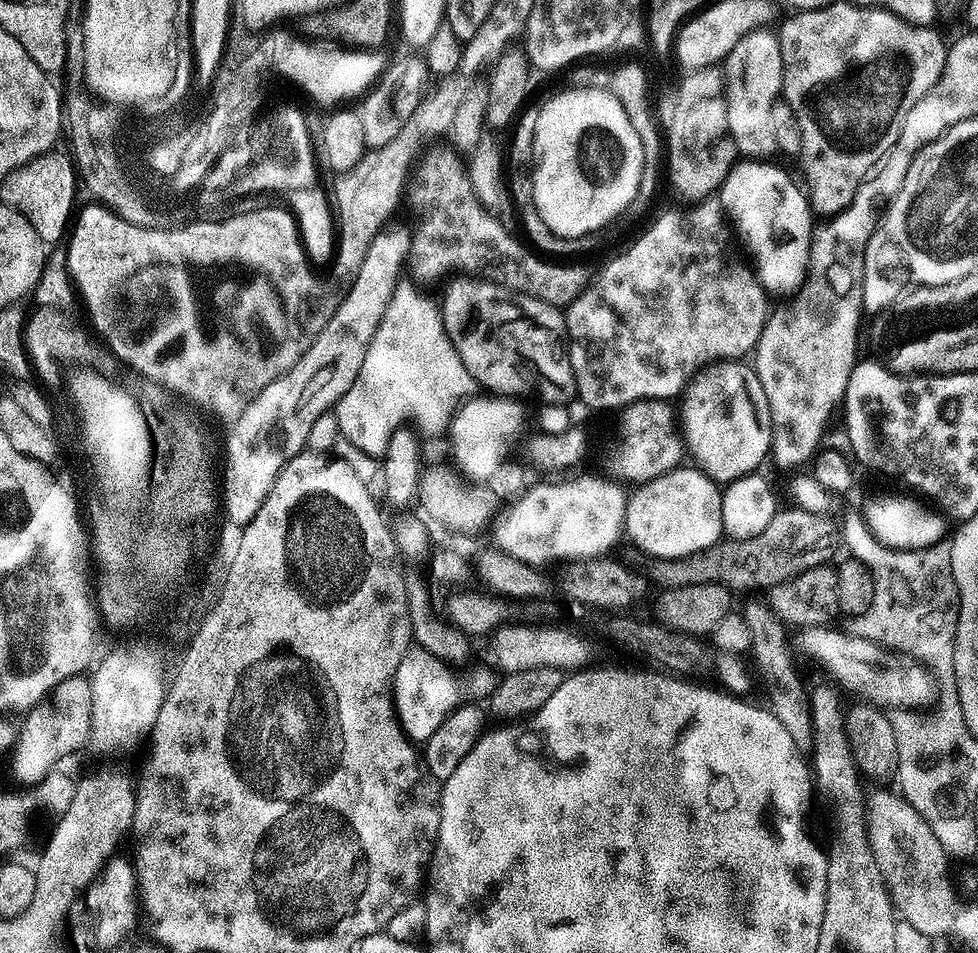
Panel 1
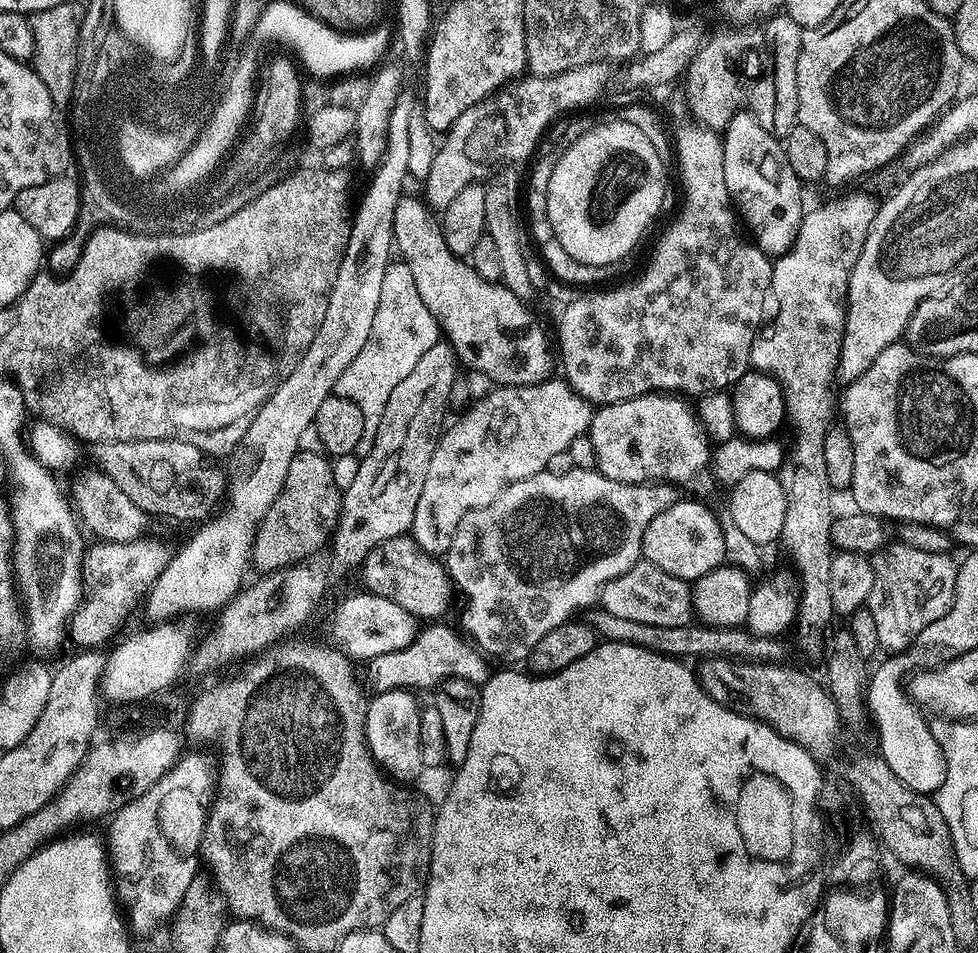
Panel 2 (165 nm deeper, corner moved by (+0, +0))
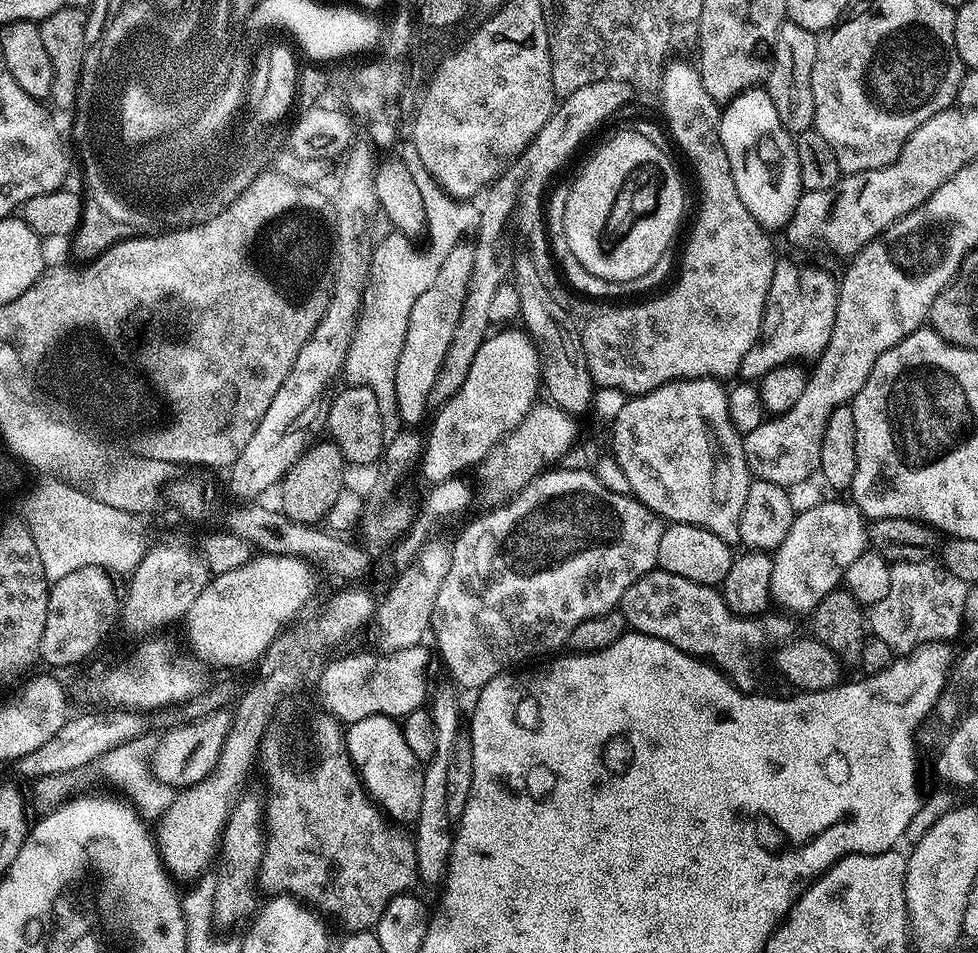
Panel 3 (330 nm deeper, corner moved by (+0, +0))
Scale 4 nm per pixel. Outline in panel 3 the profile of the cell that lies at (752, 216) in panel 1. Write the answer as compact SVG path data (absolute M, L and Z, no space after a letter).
M763 87L747 88L723 105L720 114L720 141L730 158L730 174L738 186L738 198L766 230L787 229L802 195L798 150L793 133L782 126L778 110Z

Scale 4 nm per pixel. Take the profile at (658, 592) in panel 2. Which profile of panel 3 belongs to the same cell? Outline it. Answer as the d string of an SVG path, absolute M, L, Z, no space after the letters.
M653 570L648 572L638 582L634 582L626 590L626 594L620 599L618 611L624 615L629 629L641 632L654 638L662 638L670 642L678 650L695 656L705 662L711 662L719 668L741 692L751 693L760 676L760 663L764 660L764 651L771 644L779 645L787 641L788 624L780 616L758 615L740 616L730 610L730 606L724 600L723 595L715 587L690 582L690 578L678 578L678 574Z

